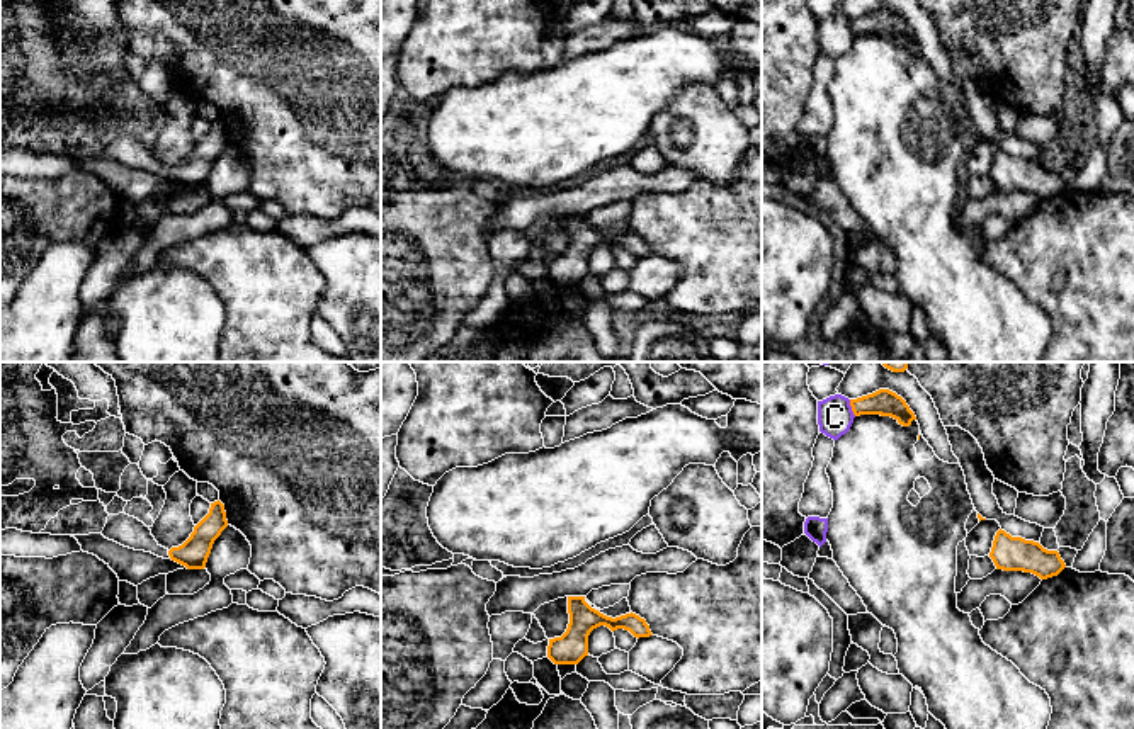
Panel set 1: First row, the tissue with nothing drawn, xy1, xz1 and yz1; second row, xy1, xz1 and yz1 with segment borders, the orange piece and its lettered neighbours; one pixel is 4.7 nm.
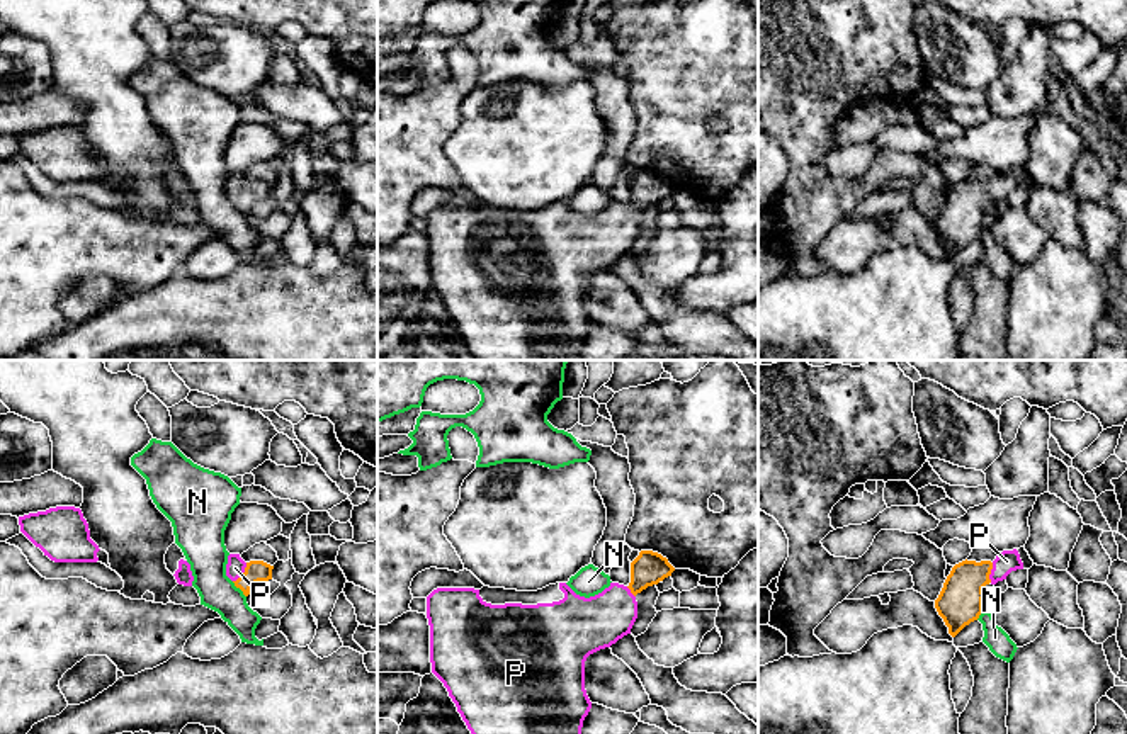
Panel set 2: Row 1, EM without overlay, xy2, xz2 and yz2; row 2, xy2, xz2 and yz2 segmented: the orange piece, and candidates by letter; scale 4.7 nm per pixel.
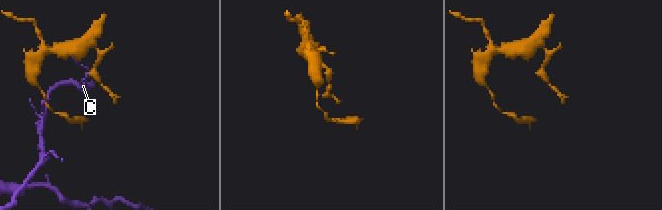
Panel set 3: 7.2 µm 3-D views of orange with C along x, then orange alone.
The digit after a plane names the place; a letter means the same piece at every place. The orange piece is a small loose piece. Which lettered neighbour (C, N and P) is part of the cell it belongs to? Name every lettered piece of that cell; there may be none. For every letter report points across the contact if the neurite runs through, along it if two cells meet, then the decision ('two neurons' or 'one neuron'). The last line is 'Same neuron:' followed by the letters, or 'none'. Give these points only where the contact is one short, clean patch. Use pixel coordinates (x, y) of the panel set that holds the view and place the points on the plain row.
C: two neurons
N: border xy2 (232, 201), (245, 216); two neurons
P: way xy2 (255, 191), (243, 192), (235, 187); one neuron
Same neuron: P

